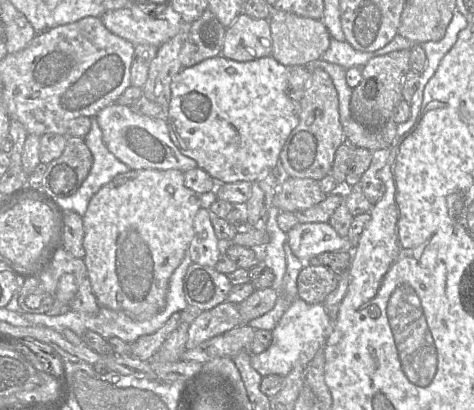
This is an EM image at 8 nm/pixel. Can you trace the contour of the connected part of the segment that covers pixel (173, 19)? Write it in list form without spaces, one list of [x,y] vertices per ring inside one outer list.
[[[128,5],[120,9],[105,11],[100,19],[111,33],[133,45],[151,44],[159,47],[182,30],[184,23],[172,9],[171,14],[169,19],[158,19]]]

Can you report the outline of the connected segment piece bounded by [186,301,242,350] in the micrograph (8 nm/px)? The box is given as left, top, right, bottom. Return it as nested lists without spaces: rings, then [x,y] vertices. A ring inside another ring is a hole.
[[[225,301],[216,307],[202,311],[189,325],[186,349],[242,325],[238,304]]]

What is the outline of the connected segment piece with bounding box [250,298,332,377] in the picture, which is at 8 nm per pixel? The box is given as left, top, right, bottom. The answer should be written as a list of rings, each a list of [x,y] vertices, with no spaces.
[[[296,298],[271,331],[272,342],[269,348],[262,353],[251,355],[251,365],[262,377],[272,374],[286,377],[296,362],[309,364],[317,351],[325,347],[331,328],[332,320],[323,303],[309,304],[301,298]]]

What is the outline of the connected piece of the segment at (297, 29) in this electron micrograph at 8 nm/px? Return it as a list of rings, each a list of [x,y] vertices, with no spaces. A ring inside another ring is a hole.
[[[273,9],[269,23],[272,38],[271,56],[287,67],[306,66],[320,59],[330,46],[331,36],[321,19],[300,17],[293,13]]]

